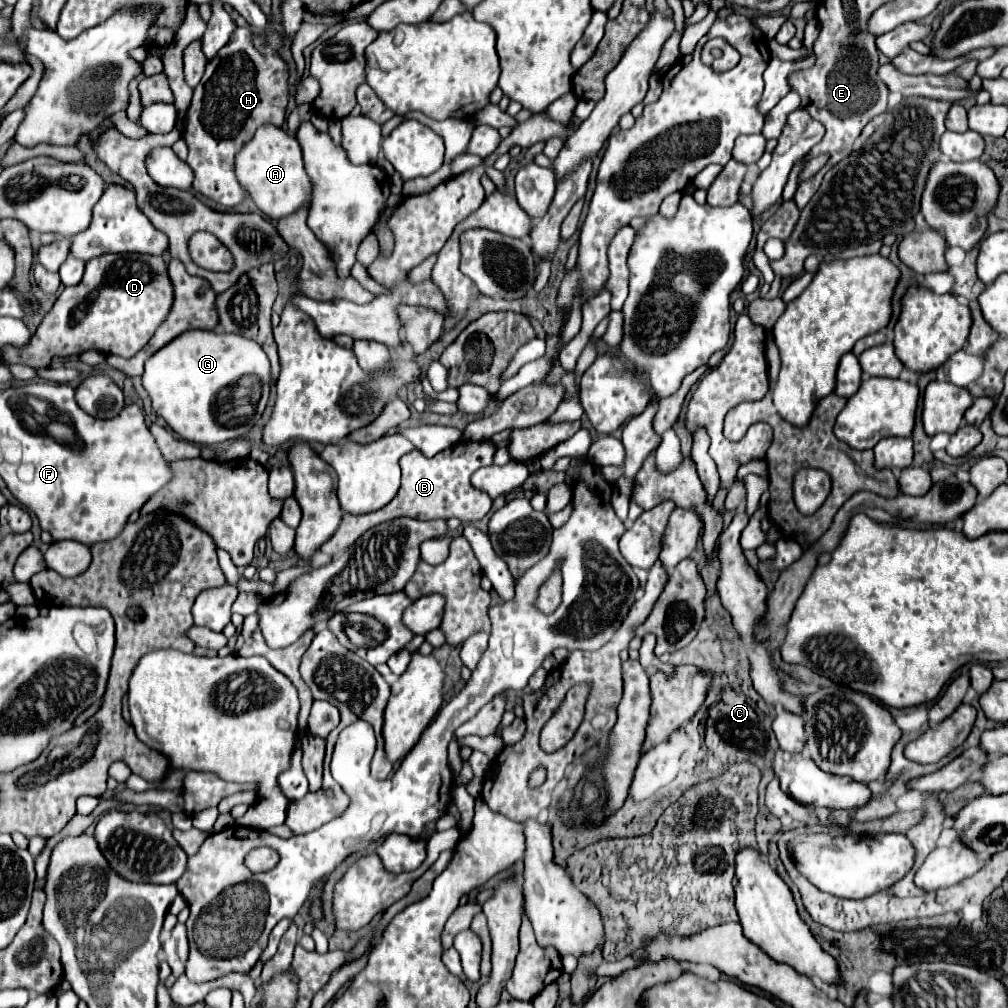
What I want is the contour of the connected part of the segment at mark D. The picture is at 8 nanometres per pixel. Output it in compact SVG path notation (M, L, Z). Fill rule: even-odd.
M104 254L86 262L80 284L64 288L52 310L44 316L28 348L8 348L6 364L48 368L54 356L66 358L88 350L132 358L142 350L156 328L170 314L174 290L162 256L152 254Z

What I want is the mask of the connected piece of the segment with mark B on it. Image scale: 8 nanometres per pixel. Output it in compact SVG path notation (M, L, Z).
M460 440L452 448L438 452L434 458L426 458L420 450L412 450L408 456L400 460L402 486L398 494L394 496L394 500L386 504L384 508L370 512L368 516L346 516L344 514L342 524L336 530L336 534L320 550L328 554L340 554L350 544L354 544L368 528L394 520L394 518L402 518L402 516L418 518L418 520L460 518L462 522L474 522L474 520L484 518L492 506L492 500L486 492L480 492L470 484L470 476L478 468L490 466L494 462L494 452L496 452L496 446L492 444L492 440L480 440L480 442Z

